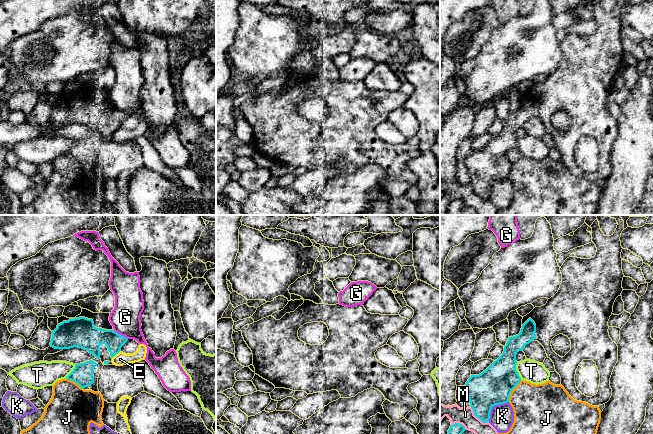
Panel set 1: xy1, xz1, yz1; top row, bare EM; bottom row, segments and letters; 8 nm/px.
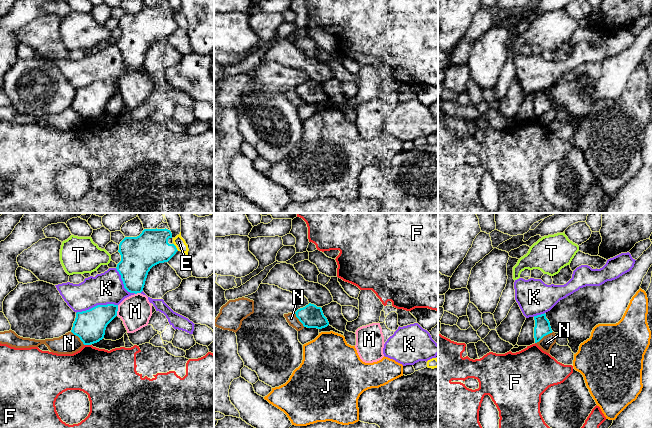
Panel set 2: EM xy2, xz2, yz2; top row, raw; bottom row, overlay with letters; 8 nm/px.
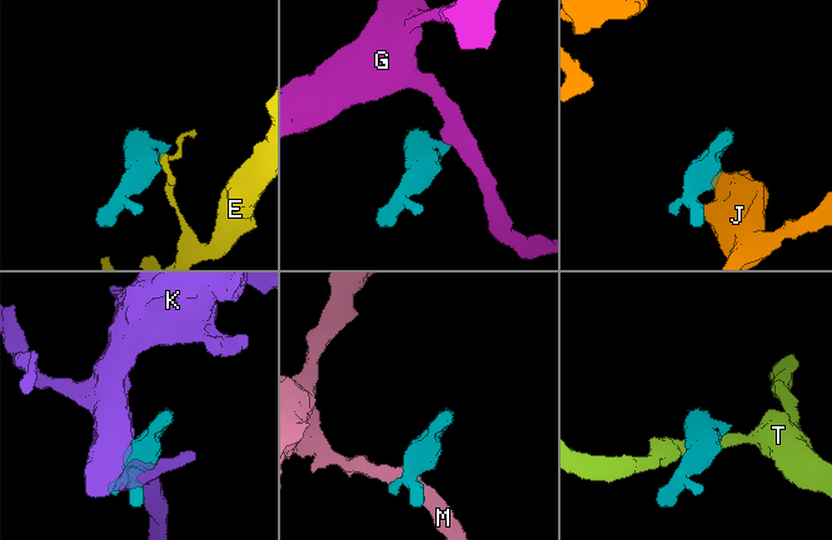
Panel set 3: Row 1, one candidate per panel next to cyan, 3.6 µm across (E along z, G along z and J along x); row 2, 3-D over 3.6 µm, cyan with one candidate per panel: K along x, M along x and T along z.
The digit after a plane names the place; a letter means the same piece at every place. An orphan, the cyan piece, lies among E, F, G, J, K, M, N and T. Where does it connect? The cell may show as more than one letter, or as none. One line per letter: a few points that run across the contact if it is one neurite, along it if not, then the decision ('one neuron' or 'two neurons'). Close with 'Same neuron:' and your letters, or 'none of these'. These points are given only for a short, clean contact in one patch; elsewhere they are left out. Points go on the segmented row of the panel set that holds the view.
E: two neurons
F: two neurons
G: line xy1 (114, 330), (128, 338); two neurons
J: two neurons
K: two neurons
M: two neurons
N: line yz2 (552, 331), (544, 335), (536, 343); two neurons
T: line yz1 (516, 362), (516, 371), (521, 379); two neurons
Same neuron: none of these

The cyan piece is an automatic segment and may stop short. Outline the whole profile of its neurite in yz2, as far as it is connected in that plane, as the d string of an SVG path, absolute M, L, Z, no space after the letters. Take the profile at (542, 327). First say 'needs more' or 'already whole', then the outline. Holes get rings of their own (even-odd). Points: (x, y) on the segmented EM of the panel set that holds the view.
already whole | M546 314L534 316L535 327L534 327L534 338L535 343L539 342L544 336L552 333L549 320L546 318Z

